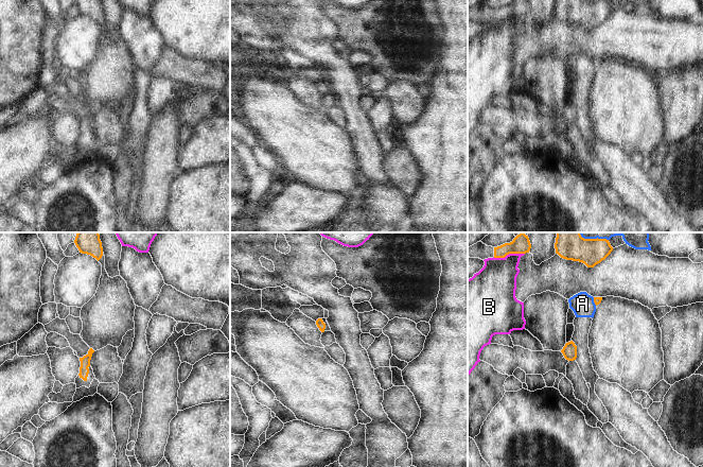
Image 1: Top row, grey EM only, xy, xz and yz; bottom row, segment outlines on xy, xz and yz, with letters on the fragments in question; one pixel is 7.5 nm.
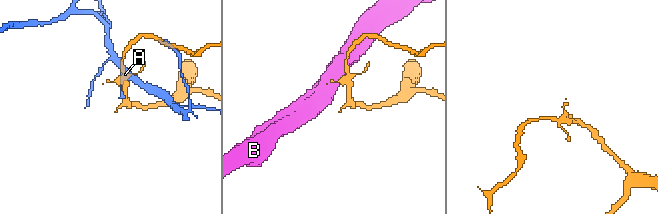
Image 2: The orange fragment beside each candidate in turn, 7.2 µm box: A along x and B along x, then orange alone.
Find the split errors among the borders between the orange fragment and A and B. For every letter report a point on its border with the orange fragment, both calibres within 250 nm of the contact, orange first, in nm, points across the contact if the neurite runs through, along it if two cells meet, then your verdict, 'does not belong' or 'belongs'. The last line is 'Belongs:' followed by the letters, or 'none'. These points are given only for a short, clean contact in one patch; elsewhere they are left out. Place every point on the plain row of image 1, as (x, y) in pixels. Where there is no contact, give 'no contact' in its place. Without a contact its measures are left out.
A: contact yz (597, 0); calibres 200 and 20 nm; does not belong
B: contact yz (508, 16); calibres 130 and 320 nm; border yz (524, 15), (509, 15), (504, 19), (493, 19); does not belong
Belongs: none

